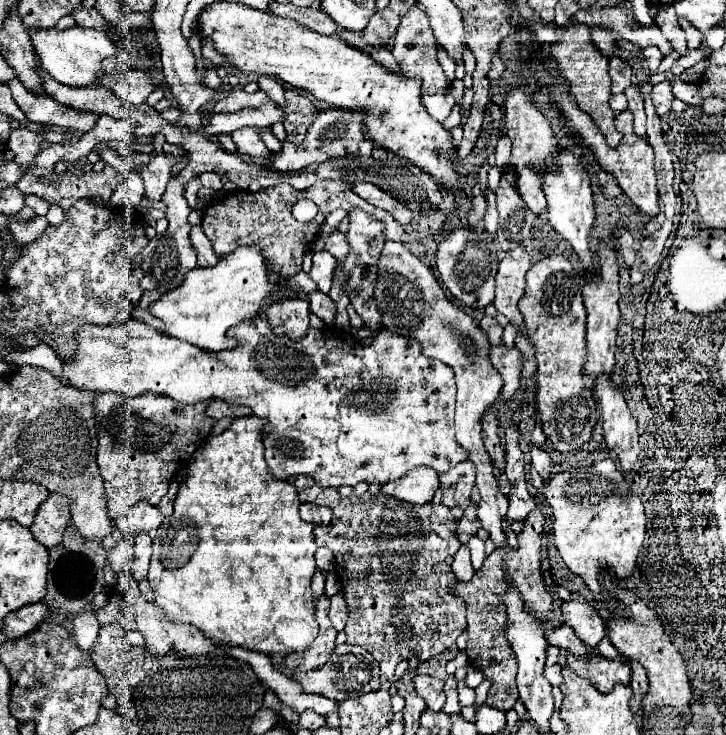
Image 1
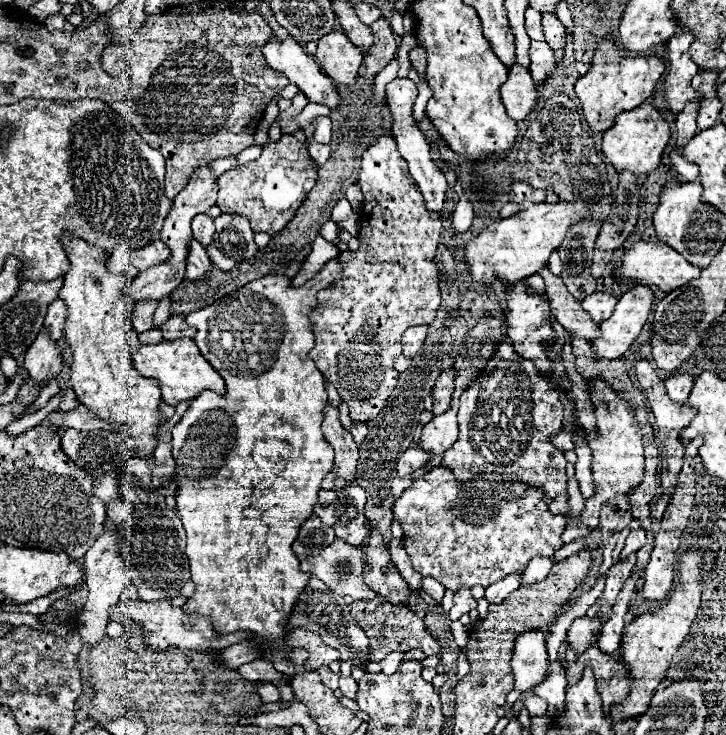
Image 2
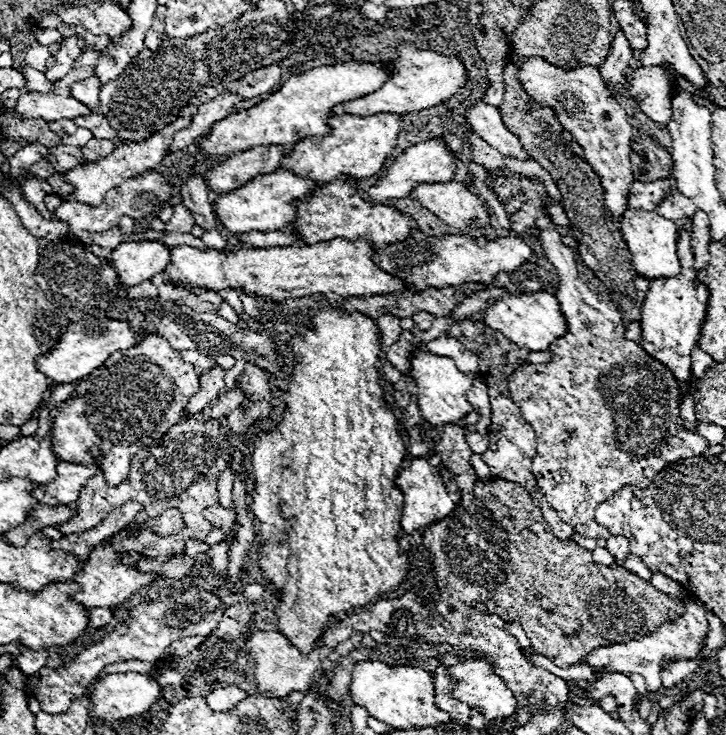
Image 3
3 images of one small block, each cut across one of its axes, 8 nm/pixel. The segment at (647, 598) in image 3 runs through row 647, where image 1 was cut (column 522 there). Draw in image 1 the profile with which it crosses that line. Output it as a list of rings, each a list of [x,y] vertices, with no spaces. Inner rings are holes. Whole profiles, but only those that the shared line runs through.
[[[532,510],[526,518],[526,528],[518,534],[518,548],[512,546],[500,546],[496,548],[482,564],[482,568],[468,580],[456,580],[454,592],[466,602],[468,610],[468,646],[466,654],[472,662],[472,666],[480,668],[484,678],[492,680],[492,688],[488,692],[488,706],[510,710],[518,700],[516,690],[516,657],[508,640],[506,640],[506,628],[508,628],[508,616],[506,616],[506,604],[504,596],[514,580],[514,570],[540,570],[542,562],[542,534],[544,534],[544,516],[540,510]]]

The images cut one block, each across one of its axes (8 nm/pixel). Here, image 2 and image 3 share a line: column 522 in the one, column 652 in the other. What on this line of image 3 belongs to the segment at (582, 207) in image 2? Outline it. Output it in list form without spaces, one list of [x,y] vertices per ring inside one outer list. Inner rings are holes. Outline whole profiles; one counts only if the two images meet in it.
[[[628,208],[620,220],[620,232],[632,254],[632,264],[636,272],[644,278],[668,278],[680,272],[680,260],[676,254],[678,248],[678,230],[680,224],[660,216],[656,210],[646,212],[638,208]]]

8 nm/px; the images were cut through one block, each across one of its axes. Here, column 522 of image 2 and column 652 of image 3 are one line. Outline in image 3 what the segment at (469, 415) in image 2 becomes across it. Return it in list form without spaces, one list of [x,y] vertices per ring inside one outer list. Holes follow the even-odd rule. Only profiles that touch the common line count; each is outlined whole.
[[[544,208],[536,218],[536,228],[540,230],[544,254],[558,270],[560,284],[556,296],[570,332],[550,344],[550,364],[522,364],[514,374],[510,374],[508,386],[512,400],[520,408],[522,418],[534,428],[538,440],[536,458],[532,460],[532,474],[536,478],[538,490],[558,510],[560,518],[576,532],[586,538],[608,540],[612,534],[594,518],[598,504],[606,502],[618,488],[624,486],[648,488],[656,474],[666,468],[666,464],[684,460],[686,456],[700,456],[708,444],[702,436],[680,430],[682,418],[676,378],[664,364],[650,358],[642,346],[624,338],[620,310],[616,304],[594,294],[584,284],[574,254],[556,232],[556,224],[552,222],[548,208]]]

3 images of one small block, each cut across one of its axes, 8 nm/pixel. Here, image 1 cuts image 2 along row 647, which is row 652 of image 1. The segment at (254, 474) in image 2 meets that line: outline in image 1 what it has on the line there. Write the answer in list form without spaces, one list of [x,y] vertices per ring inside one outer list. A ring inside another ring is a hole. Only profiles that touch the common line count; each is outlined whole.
[[[244,416],[244,418],[234,418],[228,430],[224,430],[218,436],[212,436],[202,448],[196,450],[194,460],[188,464],[188,478],[180,484],[176,502],[174,502],[174,514],[164,520],[164,524],[152,532],[154,538],[154,552],[150,558],[150,570],[148,570],[148,582],[154,592],[154,604],[164,610],[164,618],[170,622],[182,622],[182,624],[192,624],[204,632],[206,638],[220,646],[240,646],[246,650],[256,650],[264,654],[288,654],[288,652],[302,652],[306,650],[312,640],[318,634],[318,622],[316,622],[316,608],[314,608],[314,596],[310,590],[310,578],[316,570],[316,560],[314,554],[318,550],[316,538],[314,538],[314,524],[304,522],[298,516],[298,494],[294,486],[286,480],[276,480],[264,462],[264,446],[262,446],[262,426],[256,416]]]

